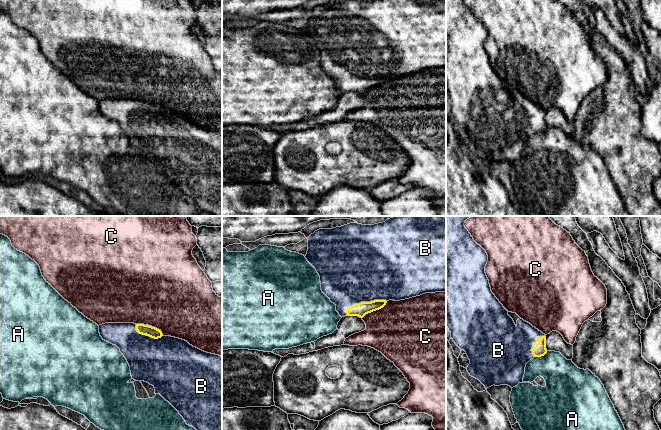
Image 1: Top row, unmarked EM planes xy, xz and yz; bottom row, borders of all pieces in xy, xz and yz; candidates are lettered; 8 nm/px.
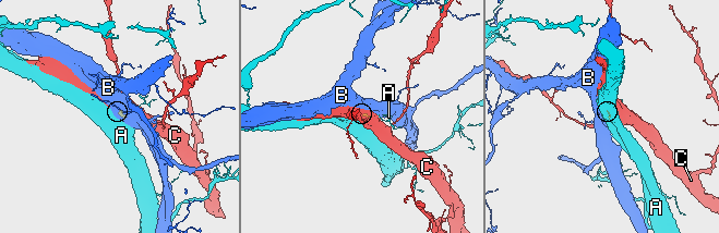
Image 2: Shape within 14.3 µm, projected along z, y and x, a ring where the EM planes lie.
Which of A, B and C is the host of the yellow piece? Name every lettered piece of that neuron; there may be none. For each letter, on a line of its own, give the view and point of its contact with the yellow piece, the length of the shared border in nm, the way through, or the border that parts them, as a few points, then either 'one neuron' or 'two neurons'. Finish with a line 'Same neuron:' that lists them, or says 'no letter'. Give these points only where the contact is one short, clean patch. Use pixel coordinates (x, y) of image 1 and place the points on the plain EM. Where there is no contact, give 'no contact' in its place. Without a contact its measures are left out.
A: yz (540, 132) | 120 nm | two neurons
B: xz (365, 78) | 340 nm | one neuron
C: xy (150, 102) | 240 nm | two neurons
Same neuron: B

